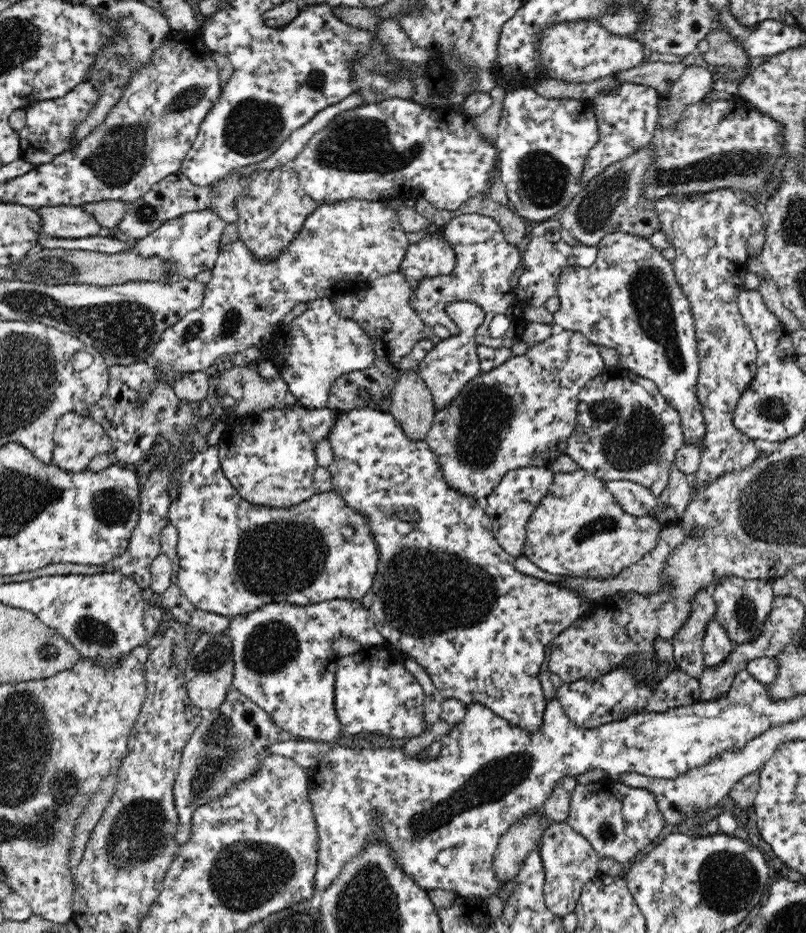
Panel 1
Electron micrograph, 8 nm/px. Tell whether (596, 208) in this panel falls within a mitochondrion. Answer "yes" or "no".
yes

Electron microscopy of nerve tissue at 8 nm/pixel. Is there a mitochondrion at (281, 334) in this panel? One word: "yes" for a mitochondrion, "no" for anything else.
no

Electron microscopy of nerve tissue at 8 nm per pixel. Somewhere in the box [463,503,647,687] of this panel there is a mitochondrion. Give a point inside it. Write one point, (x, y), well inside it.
(608, 522)

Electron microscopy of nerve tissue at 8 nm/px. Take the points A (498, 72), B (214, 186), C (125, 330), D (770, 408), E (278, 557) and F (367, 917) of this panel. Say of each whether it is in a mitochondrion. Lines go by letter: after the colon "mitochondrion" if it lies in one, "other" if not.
A: other
B: other
C: mitochondrion
D: mitochondrion
E: mitochondrion
F: mitochondrion

